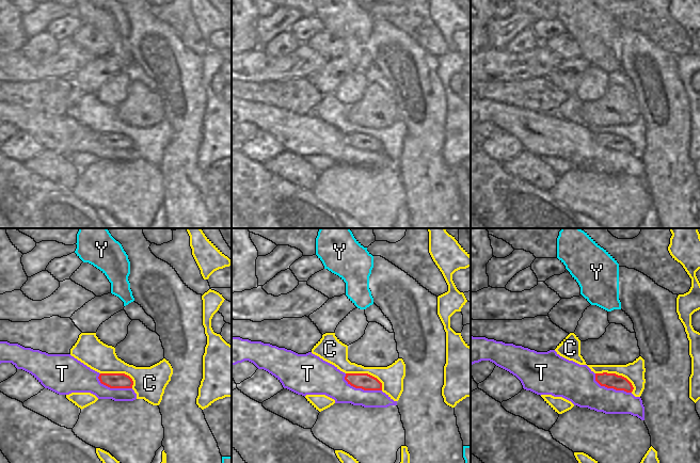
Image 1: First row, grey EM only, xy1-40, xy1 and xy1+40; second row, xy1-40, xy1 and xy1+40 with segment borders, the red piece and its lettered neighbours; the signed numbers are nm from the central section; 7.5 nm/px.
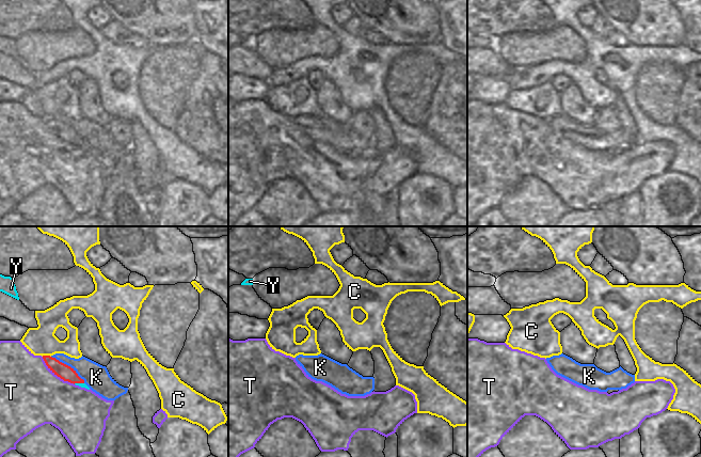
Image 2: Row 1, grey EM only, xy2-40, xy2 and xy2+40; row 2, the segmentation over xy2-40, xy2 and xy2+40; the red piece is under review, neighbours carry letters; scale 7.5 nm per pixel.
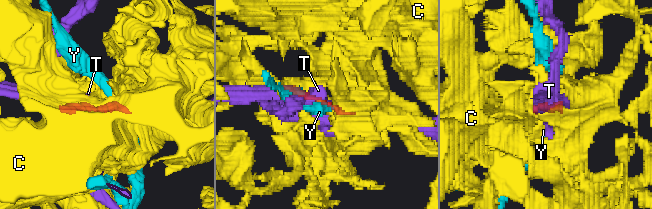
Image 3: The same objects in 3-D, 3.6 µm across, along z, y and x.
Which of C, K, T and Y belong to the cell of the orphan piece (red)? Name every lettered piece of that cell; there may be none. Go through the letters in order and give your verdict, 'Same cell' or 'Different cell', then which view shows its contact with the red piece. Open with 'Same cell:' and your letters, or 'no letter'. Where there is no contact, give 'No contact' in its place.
Same cell: K
C: Different cell. Touches red in xy1+40
K: Same cell. Touches red in xy2-40
T: Different cell. Touches red in xy1
Y: Different cell. Touches red in xy2-40.

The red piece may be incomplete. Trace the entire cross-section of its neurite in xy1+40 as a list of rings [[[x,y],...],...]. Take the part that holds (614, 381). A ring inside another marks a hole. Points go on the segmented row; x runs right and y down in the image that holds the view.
[[[595,373],[595,381],[607,388],[614,388],[616,390],[624,390],[626,393],[632,393],[634,387],[632,383],[624,377],[618,376],[616,373]]]

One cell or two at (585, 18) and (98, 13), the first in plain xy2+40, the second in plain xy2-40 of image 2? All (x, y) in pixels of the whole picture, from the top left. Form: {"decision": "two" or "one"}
{"decision": "one"}

